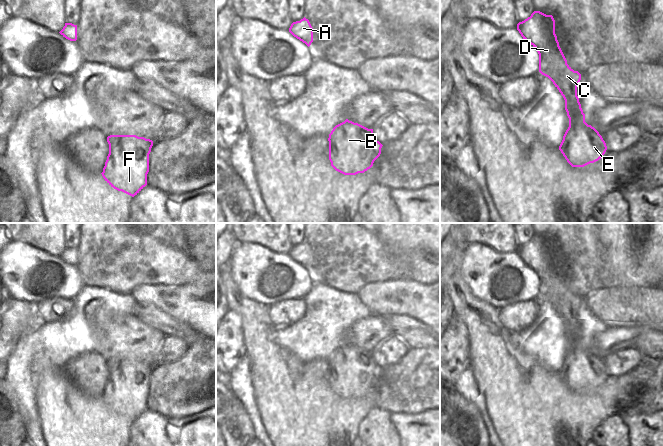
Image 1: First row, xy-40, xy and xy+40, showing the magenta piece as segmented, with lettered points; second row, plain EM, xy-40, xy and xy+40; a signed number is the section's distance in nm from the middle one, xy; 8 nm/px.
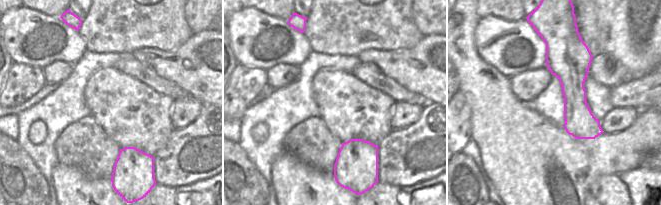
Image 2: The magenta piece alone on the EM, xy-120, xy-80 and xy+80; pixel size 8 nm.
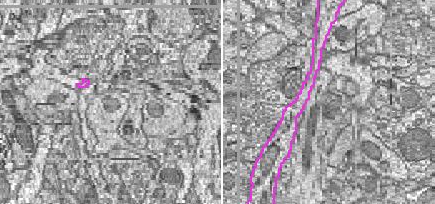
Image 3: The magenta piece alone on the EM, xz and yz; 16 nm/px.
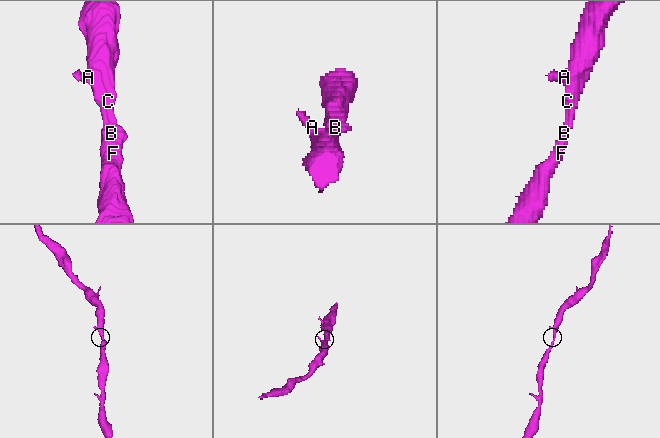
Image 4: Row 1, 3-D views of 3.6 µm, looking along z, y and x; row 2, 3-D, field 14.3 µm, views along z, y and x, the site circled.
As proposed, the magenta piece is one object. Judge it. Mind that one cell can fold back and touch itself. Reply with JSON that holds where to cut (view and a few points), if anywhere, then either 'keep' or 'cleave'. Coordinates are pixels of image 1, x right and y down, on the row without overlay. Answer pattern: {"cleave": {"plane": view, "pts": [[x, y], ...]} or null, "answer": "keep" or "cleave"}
{"cleave": null, "answer": "keep"}

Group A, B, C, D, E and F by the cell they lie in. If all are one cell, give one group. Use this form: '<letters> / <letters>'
A B C D E F

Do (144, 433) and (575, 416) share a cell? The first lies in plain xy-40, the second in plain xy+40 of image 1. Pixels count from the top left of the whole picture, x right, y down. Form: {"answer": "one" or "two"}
{"answer": "two"}

